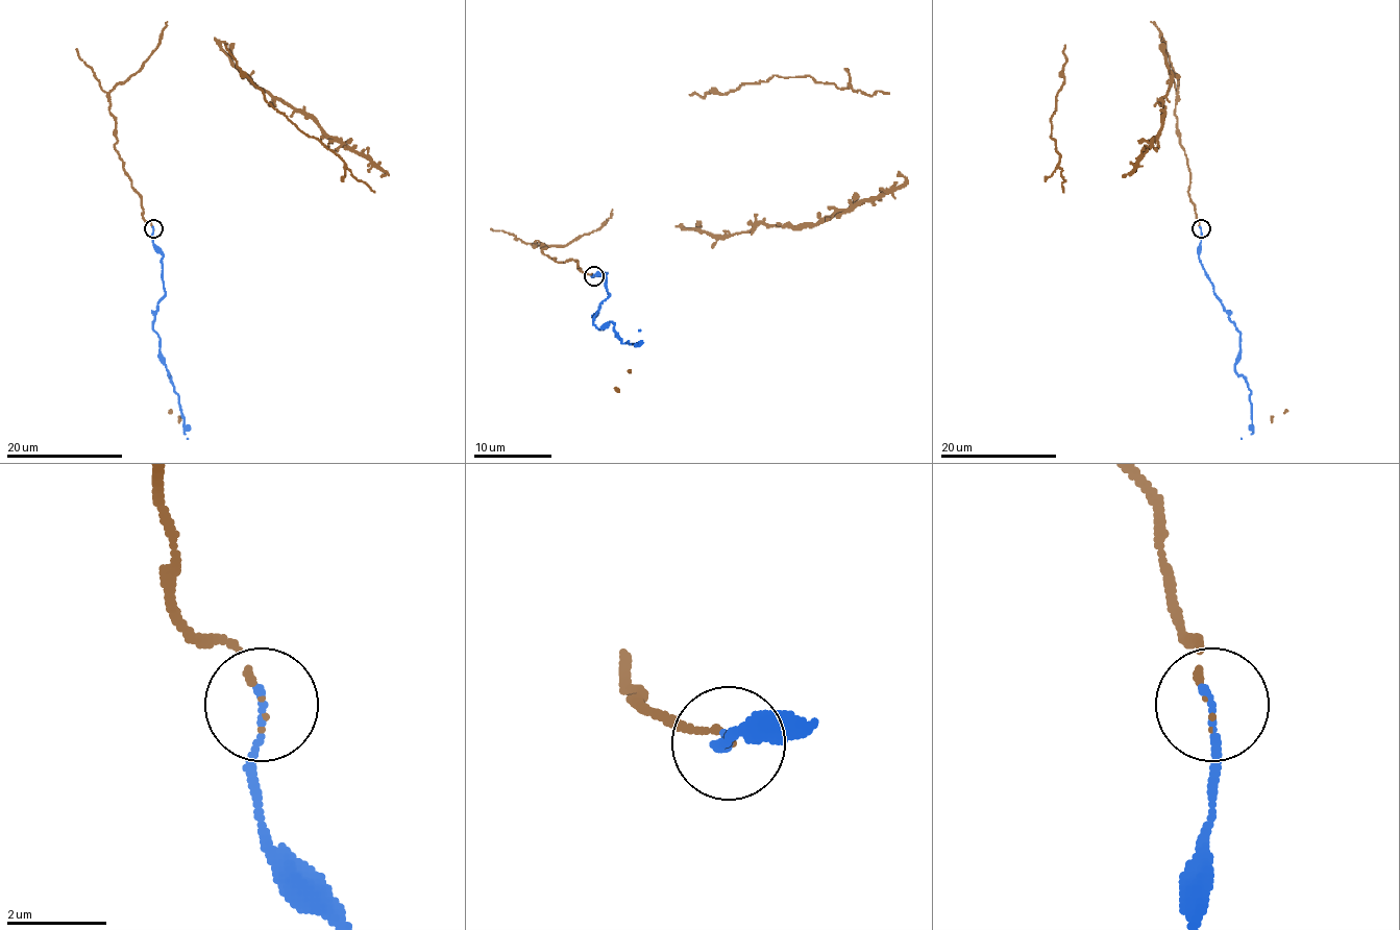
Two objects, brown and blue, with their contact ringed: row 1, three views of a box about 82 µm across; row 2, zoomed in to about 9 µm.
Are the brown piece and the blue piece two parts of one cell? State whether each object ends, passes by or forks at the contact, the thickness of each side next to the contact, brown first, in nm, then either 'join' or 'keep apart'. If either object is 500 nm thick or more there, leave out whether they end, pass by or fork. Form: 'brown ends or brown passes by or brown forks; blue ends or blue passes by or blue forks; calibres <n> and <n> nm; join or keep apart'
brown ends; blue ends; calibres 100 and 130 nm; join

